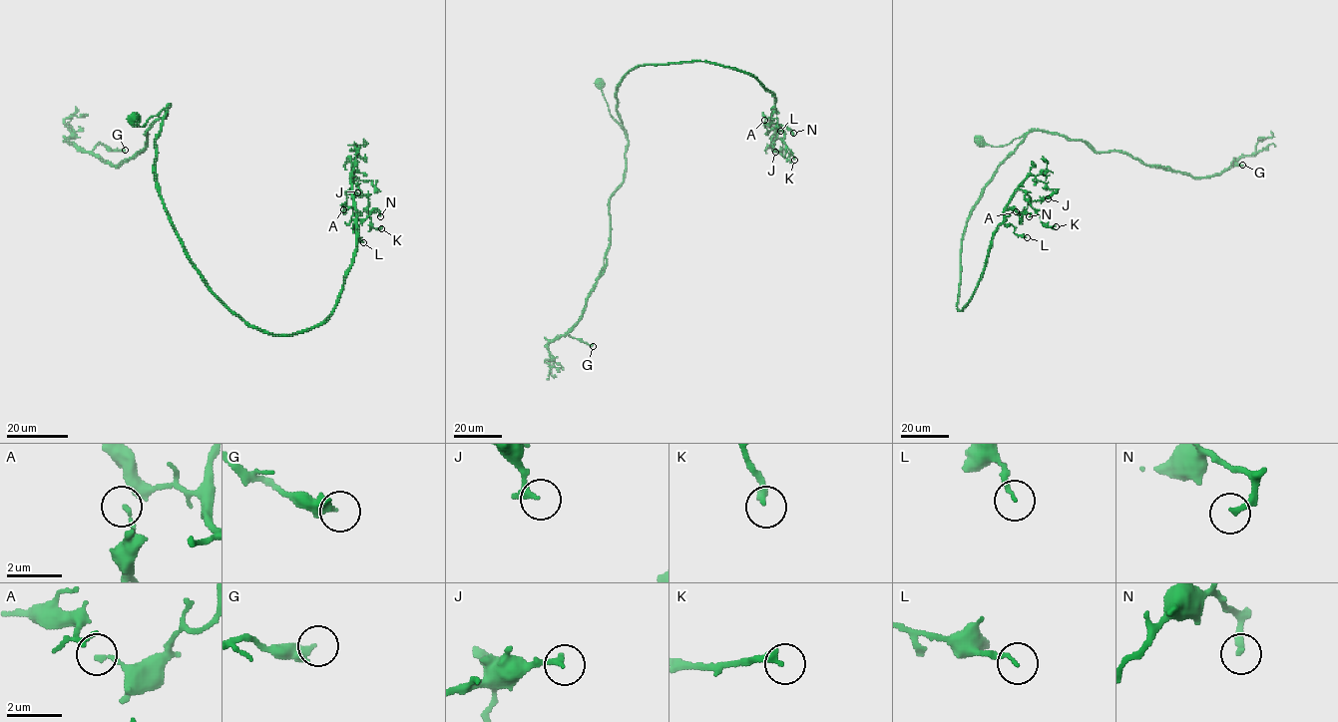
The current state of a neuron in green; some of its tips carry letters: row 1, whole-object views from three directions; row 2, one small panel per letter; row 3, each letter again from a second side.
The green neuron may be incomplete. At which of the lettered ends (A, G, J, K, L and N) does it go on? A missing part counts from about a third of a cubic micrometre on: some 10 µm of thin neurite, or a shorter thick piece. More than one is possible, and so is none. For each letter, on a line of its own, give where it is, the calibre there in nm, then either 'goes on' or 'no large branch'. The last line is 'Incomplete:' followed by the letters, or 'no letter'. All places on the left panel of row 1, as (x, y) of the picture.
A: (343, 209) | 110 nm | no large branch
G: (125, 150) | 400 nm | no large branch
J: (357, 192) | 240 nm | no large branch
K: (381, 228) | 240 nm | goes on
L: (363, 242) | 160 nm | no large branch
N: (380, 216) | 240 nm | no large branch
Incomplete: K

